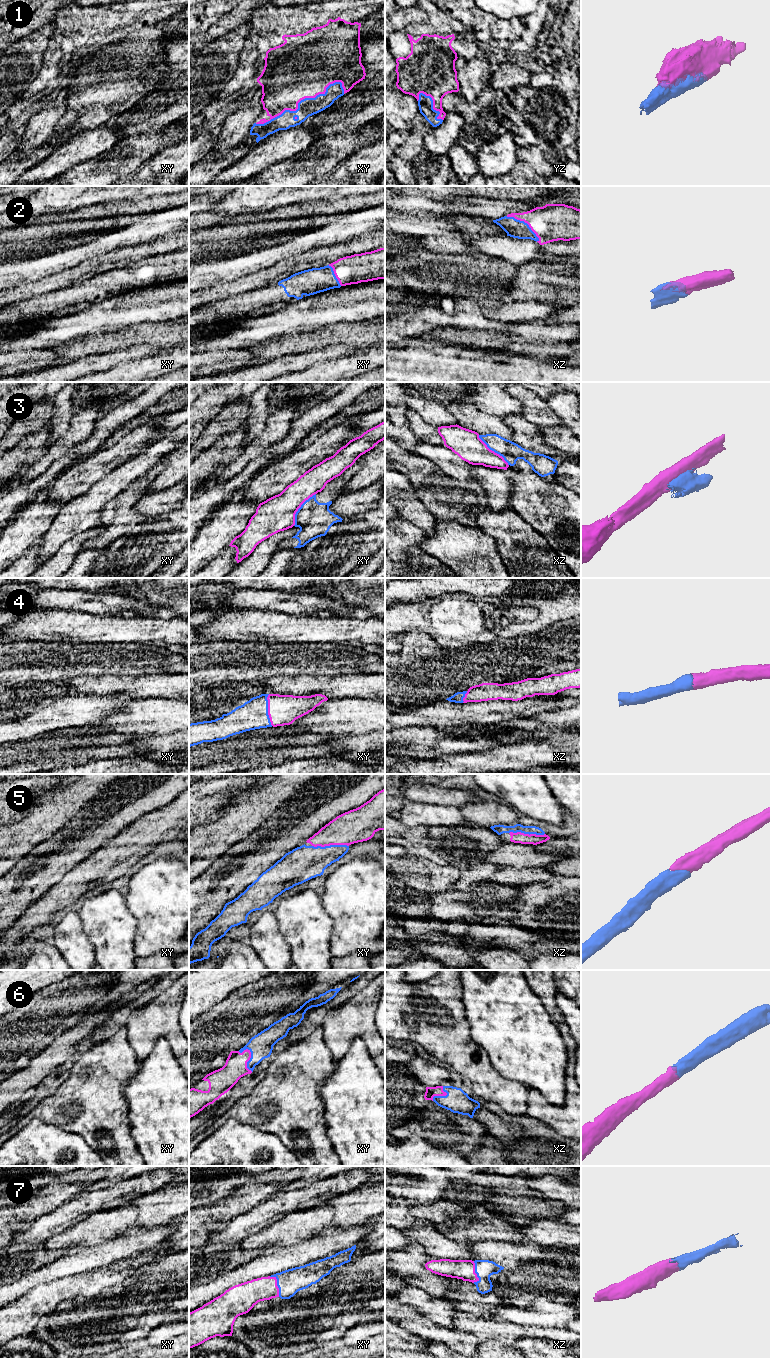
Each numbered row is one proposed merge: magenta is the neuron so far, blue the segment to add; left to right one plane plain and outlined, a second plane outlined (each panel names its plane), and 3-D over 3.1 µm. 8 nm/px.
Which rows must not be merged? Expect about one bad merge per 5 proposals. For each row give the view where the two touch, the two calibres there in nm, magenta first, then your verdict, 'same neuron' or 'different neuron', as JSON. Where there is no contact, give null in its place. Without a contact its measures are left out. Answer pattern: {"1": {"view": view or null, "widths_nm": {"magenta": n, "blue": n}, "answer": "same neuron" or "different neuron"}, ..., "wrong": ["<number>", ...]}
{"1": {"view": "xy", "widths_nm": {"magenta": 440, "blue": 150}, "answer": "same neuron"}, "2": {"view": "xz", "widths_nm": {"magenta": 300, "blue": 150}, "answer": "same neuron"}, "3": {"view": "xy", "widths_nm": {"magenta": 280, "blue": 280}, "answer": "different neuron"}, "4": {"view": "xy", "widths_nm": {"magenta": 240, "blue": 240}, "answer": "same neuron"}, "5": {"view": "xy", "widths_nm": {"magenta": 260, "blue": 280}, "answer": "same neuron"}, "6": {"view": "xy", "widths_nm": {"magenta": 180, "blue": 190}, "answer": "same neuron"}, "7": {"view": "xy", "widths_nm": {"magenta": 200, "blue": 200}, "answer": "same neuron"}, "wrong": ["3"]}

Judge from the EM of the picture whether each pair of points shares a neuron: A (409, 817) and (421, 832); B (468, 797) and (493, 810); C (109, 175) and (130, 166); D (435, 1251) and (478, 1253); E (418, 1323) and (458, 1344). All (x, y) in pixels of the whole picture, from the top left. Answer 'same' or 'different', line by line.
A: different
B: different
C: same
D: different
E: same

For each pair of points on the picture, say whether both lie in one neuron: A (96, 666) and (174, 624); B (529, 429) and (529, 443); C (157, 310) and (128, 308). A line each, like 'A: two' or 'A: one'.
A: two
B: one
C: one

